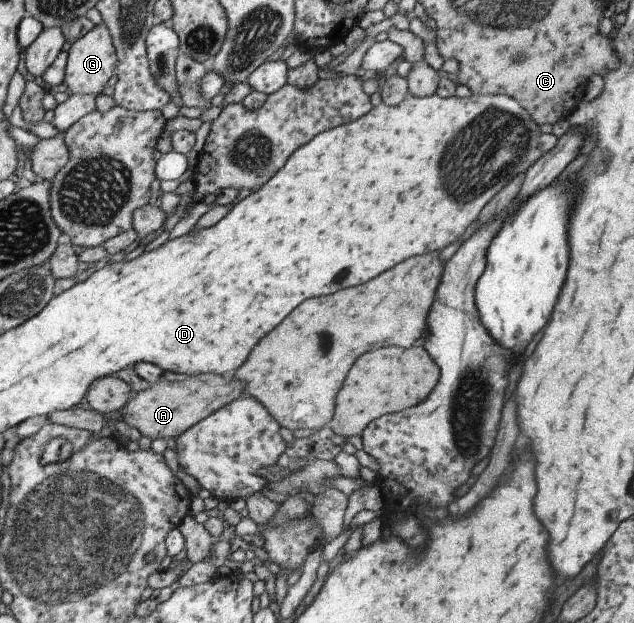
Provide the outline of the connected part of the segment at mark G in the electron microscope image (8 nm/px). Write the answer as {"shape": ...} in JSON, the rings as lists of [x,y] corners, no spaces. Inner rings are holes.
{"shape":[[[105,23],[96,24],[91,32],[76,40],[68,51],[68,61],[66,62],[65,80],[63,89],[69,94],[101,94],[101,91],[111,76],[116,74],[115,69],[118,63],[118,56],[109,28]]]}

